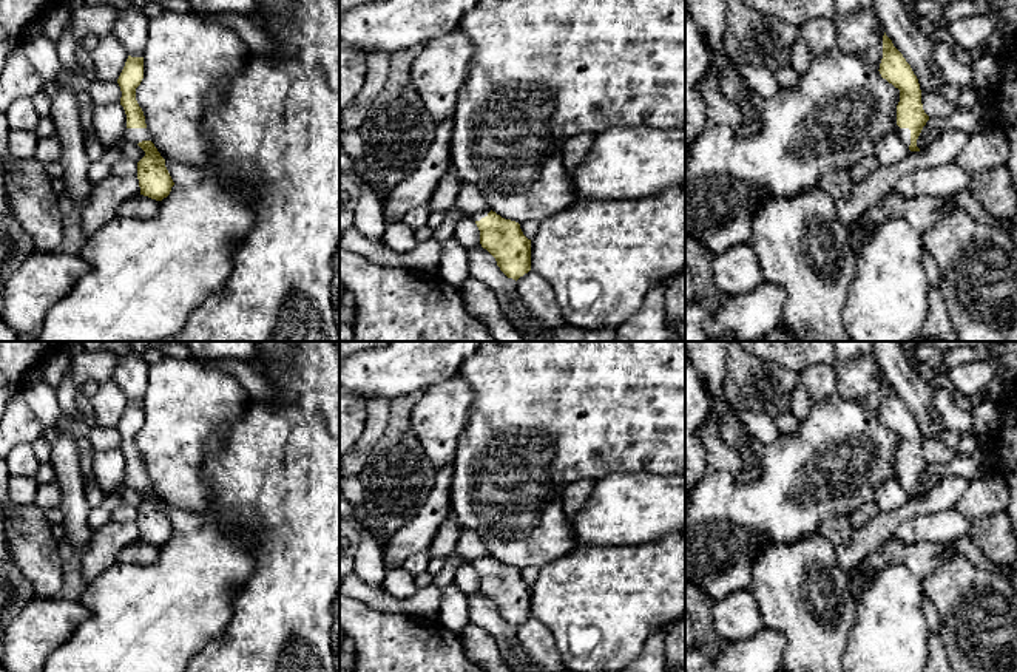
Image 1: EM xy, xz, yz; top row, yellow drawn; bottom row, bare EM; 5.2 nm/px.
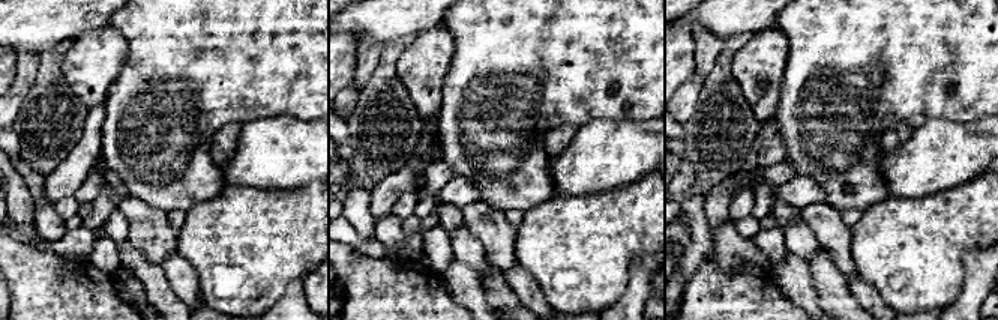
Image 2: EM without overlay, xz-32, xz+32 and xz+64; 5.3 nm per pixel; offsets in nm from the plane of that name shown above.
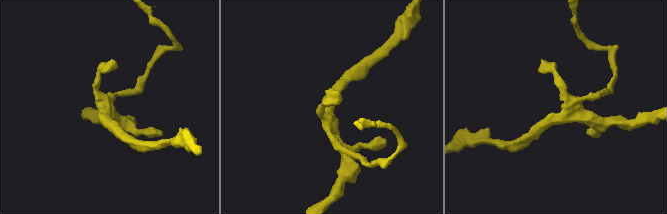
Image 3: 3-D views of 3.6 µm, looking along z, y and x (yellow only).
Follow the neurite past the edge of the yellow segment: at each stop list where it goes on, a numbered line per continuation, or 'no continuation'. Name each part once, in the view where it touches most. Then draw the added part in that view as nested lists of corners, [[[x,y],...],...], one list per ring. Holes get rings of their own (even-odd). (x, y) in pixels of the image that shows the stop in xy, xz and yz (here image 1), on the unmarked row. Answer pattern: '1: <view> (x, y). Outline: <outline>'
1: yz (905, 479). Outline: [[[895,465],[895,477],[900,482],[900,485],[903,487],[903,490],[909,494],[909,491],[911,491],[911,476],[909,474],[900,474],[897,471],[897,465]]]

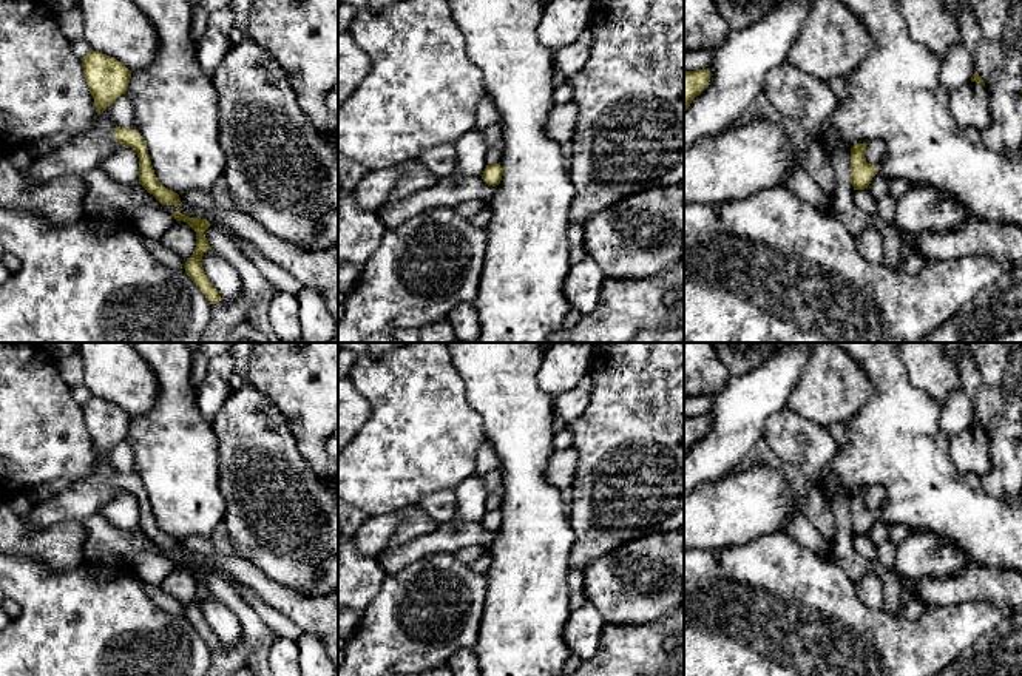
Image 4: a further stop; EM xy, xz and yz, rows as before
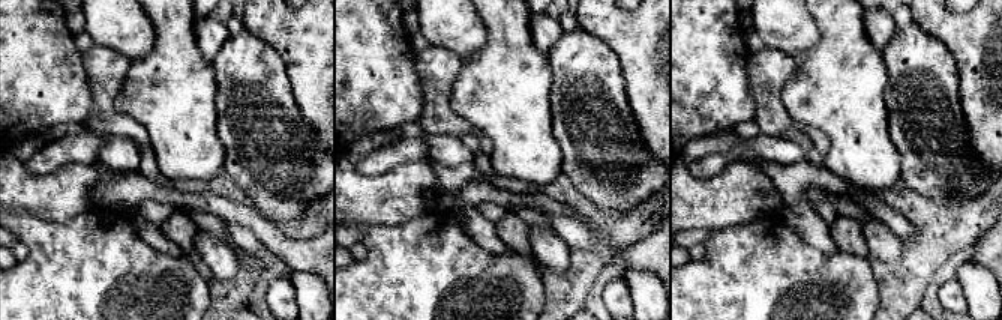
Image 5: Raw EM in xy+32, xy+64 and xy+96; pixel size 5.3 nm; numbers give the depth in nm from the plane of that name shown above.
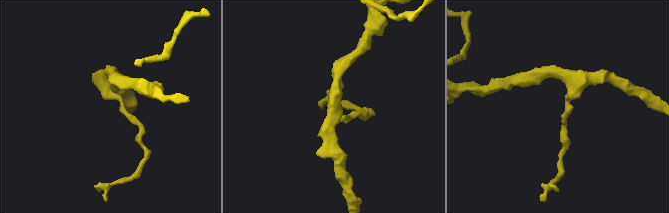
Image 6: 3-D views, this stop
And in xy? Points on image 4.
no continuation

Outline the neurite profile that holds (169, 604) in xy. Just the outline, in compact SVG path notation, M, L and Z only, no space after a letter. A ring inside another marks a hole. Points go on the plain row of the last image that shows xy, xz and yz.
M145 583L145 588L148 594L151 596L151 600L167 611L171 616L185 616L185 607L176 600L174 597L164 593L159 586L154 586L151 583Z

